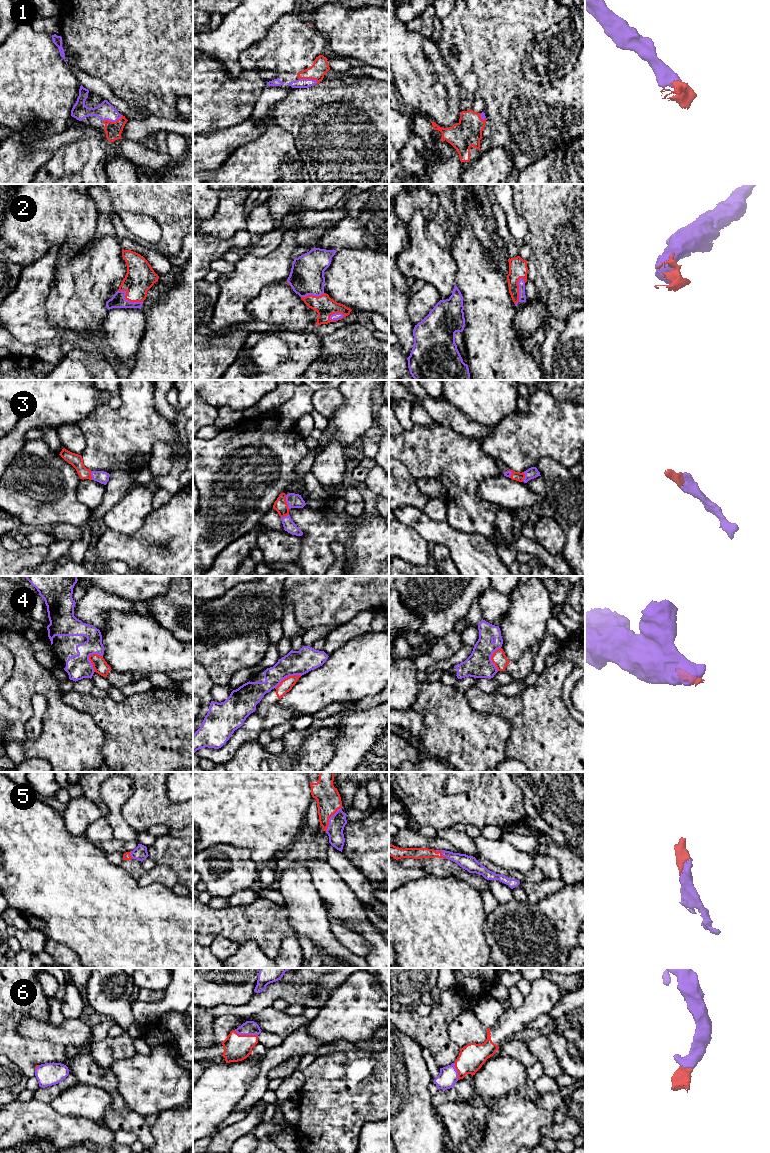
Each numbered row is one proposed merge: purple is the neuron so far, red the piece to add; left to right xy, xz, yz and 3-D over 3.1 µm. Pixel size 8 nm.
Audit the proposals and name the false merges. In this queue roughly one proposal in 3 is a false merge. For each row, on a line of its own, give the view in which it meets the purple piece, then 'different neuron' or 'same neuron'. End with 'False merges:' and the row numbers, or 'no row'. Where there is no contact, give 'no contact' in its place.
1: xz | same neuron
2: xy | same neuron
3: xz | same neuron
4: xy | different neuron
5: xz | same neuron
6: xz | same neuron
False merges: 4

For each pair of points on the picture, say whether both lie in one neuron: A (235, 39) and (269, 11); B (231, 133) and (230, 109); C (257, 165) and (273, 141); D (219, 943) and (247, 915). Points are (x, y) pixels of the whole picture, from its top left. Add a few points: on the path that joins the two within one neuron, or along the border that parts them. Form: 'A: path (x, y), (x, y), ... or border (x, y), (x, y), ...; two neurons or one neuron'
A: path (243, 31), (261, 13); one neuron
B: border (251, 115), (234, 125), (208, 132); two neurons
C: path (263, 159), (273, 147); one neuron
D: border (215, 934), (227, 937), (239, 945); two neurons

